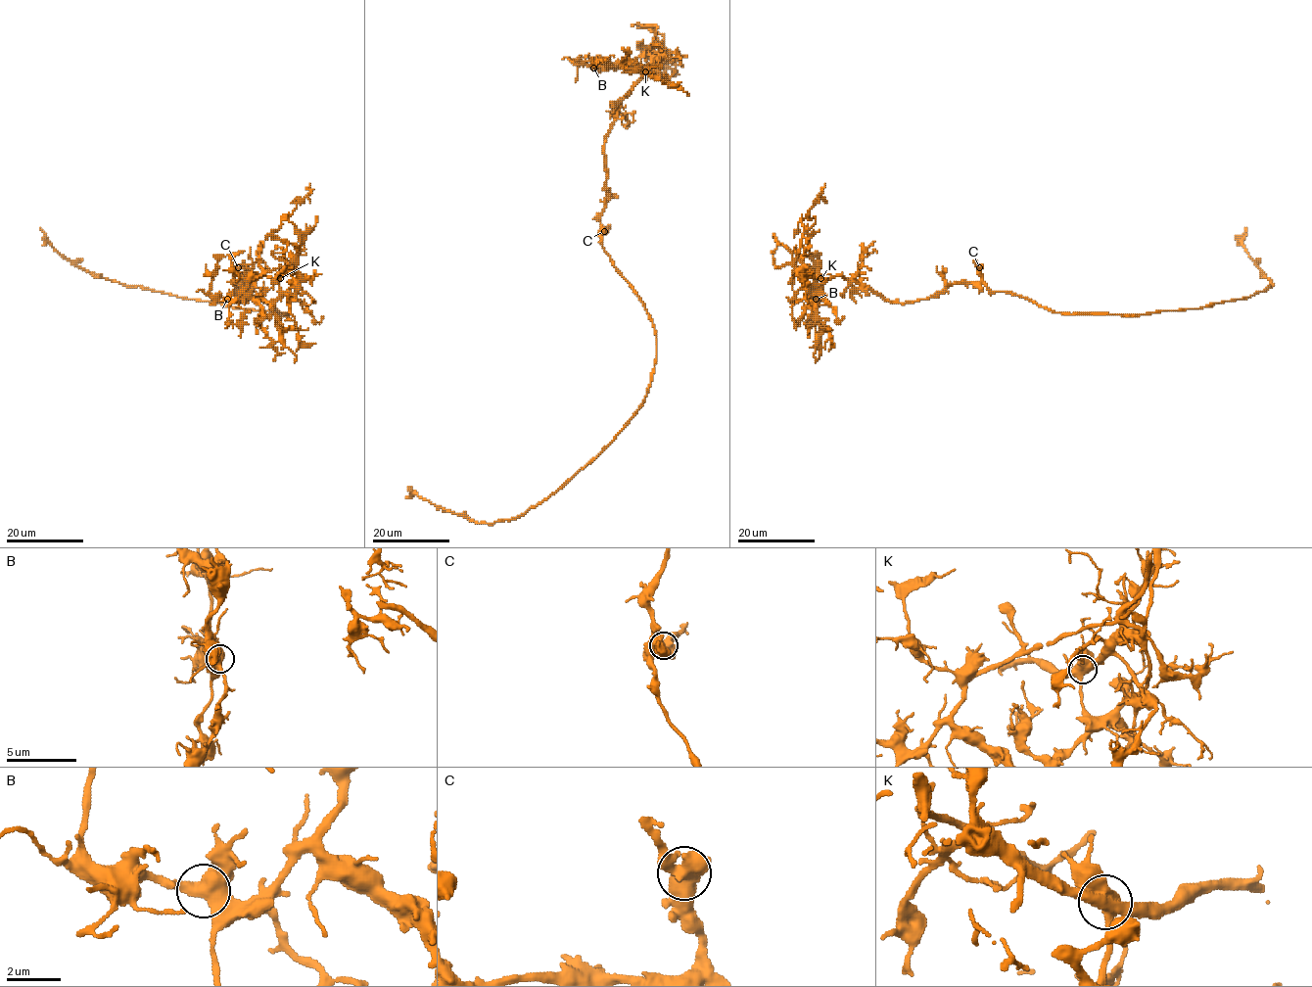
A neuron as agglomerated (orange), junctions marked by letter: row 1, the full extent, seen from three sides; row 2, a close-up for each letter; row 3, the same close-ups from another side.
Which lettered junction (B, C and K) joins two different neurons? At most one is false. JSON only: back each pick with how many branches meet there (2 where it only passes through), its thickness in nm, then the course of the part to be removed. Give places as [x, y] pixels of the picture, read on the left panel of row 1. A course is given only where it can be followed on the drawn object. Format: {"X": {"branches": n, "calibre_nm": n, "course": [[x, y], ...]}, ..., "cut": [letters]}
{"K": {"branches": 3, "calibre_nm": 600, "course": [[279, 278], [259, 276], [239, 303], [234, 283], [290, 314], [178, 298], [76, 266], [40, 227]]}, "cut": ["K"]}

